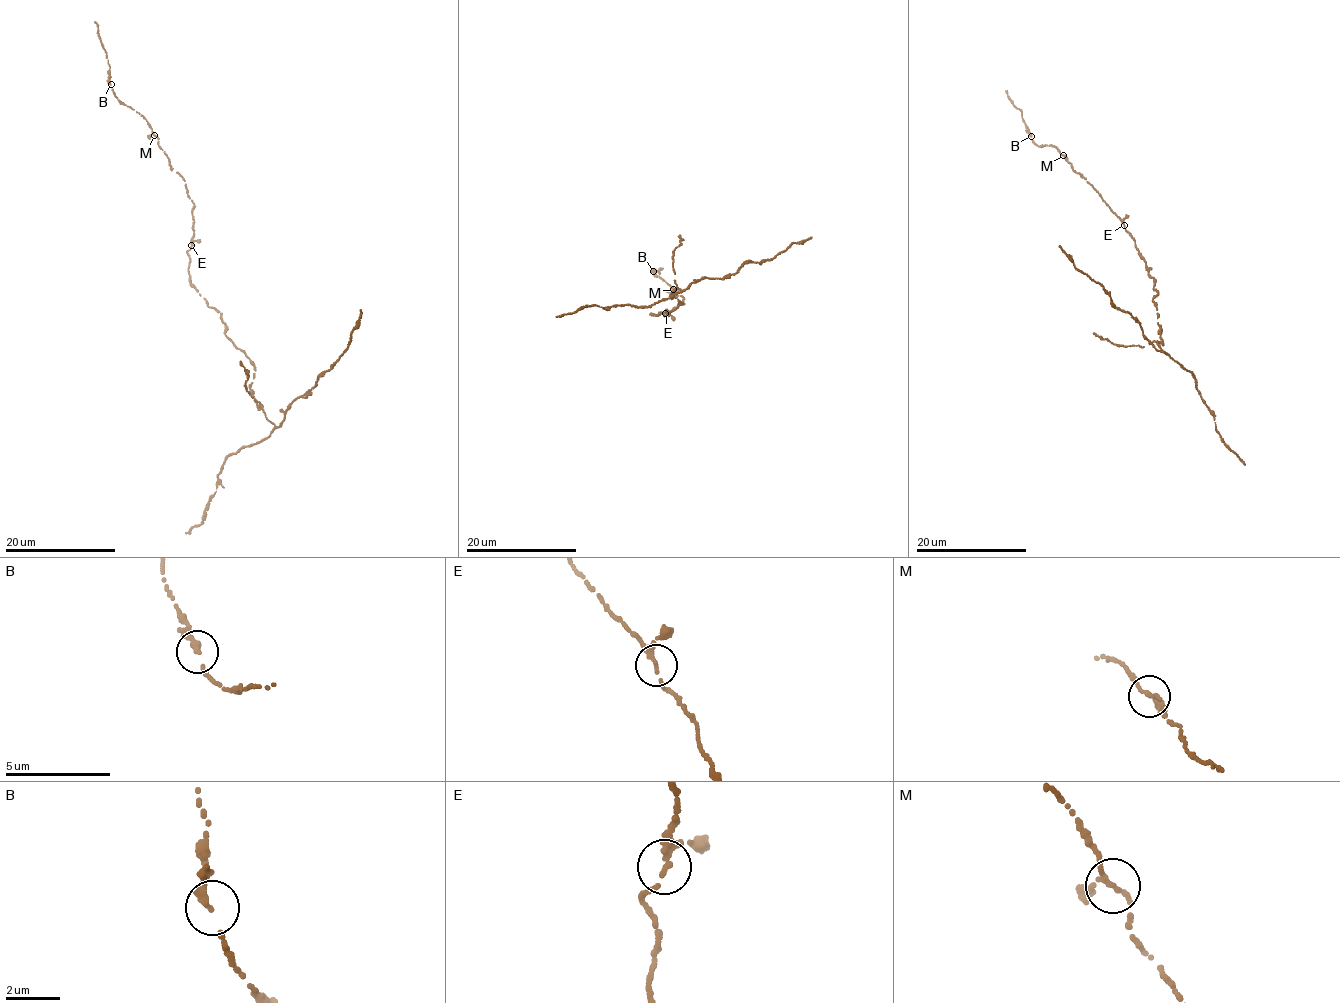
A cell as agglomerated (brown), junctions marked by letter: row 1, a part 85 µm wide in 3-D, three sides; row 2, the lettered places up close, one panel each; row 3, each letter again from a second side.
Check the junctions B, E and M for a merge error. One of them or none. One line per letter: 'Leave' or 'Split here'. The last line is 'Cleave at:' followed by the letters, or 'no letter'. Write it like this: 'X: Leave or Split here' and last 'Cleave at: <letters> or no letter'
B: Leave
E: Leave
M: Leave
Cleave at: no letter

